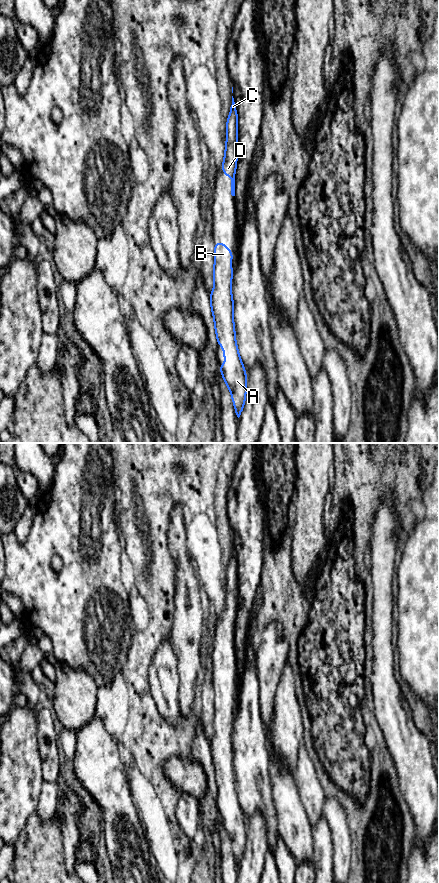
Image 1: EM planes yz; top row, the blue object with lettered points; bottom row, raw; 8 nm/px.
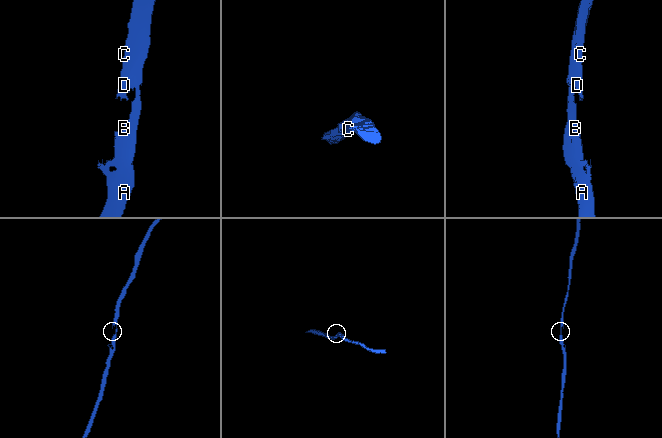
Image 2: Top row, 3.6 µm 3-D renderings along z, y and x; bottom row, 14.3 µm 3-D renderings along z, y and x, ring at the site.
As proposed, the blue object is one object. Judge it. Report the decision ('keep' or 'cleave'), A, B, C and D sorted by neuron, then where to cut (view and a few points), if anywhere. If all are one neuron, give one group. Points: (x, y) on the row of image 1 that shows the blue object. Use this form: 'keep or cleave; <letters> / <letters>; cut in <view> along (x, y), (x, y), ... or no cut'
keep; A B C D; no cut

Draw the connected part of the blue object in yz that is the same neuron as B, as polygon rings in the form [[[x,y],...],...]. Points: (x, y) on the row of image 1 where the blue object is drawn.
[[[223,242],[214,243],[214,266],[213,280],[214,287],[210,293],[210,307],[214,319],[214,330],[218,346],[223,347],[223,357],[226,364],[219,364],[219,370],[222,373],[222,378],[226,383],[228,390],[231,393],[232,402],[235,408],[235,413],[239,418],[243,412],[246,392],[247,392],[247,373],[239,355],[238,345],[236,343],[236,333],[234,324],[234,301],[232,296],[232,258],[233,252]]]

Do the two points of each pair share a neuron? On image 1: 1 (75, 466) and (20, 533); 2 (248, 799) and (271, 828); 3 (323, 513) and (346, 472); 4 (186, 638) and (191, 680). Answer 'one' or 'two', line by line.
1: two
2: one
3: two
4: one

